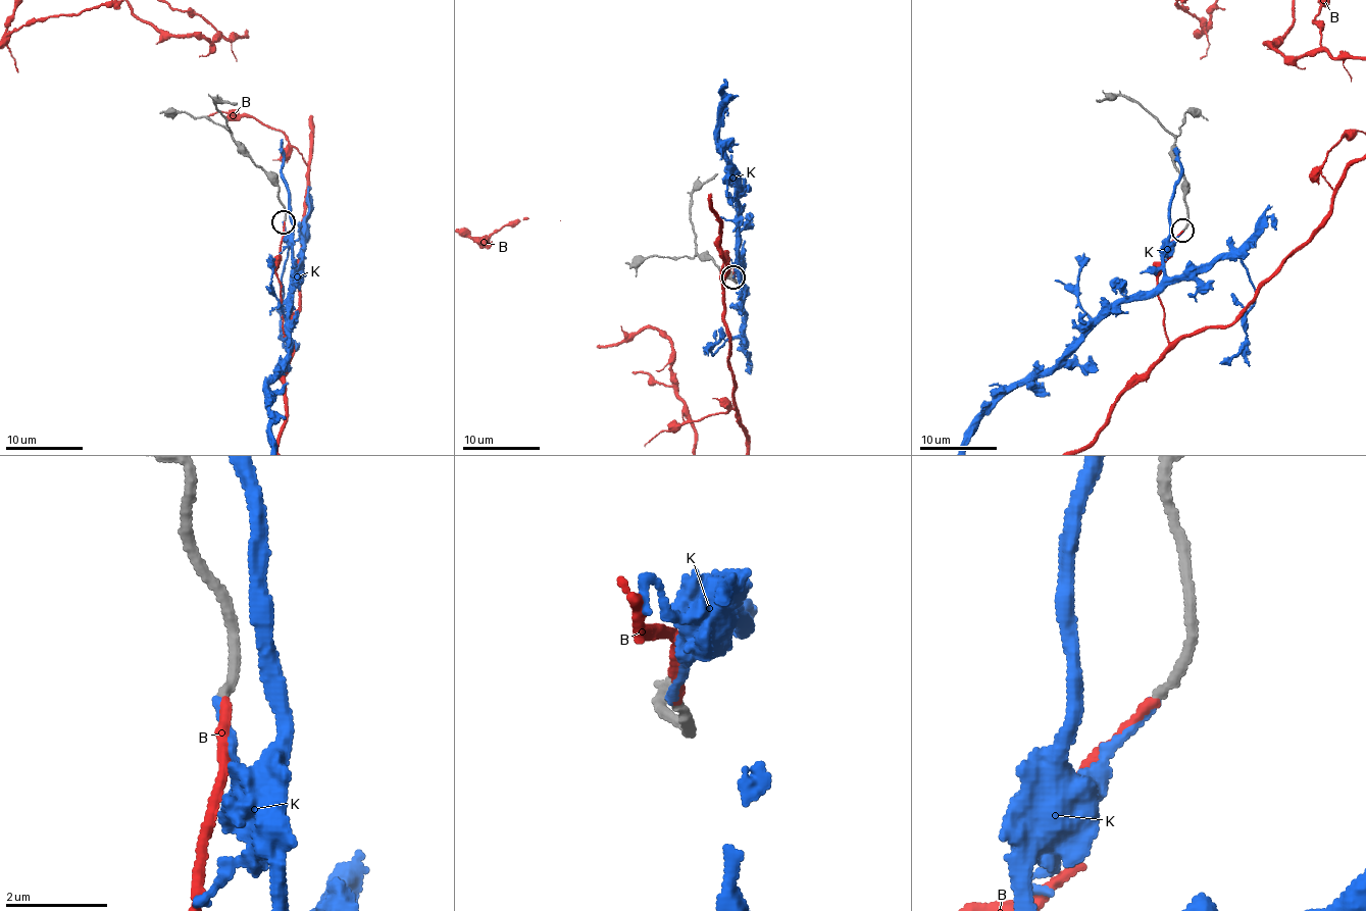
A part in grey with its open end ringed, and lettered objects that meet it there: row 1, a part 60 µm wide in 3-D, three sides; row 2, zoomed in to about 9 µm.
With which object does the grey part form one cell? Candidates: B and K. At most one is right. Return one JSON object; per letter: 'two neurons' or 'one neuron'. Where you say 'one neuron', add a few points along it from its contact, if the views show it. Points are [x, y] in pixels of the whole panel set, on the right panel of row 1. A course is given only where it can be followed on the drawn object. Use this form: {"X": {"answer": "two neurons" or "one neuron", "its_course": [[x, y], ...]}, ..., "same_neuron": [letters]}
{"B": {"answer": "one neuron"}, "K": {"answer": "two neurons"}, "same_neuron": ["B"]}

